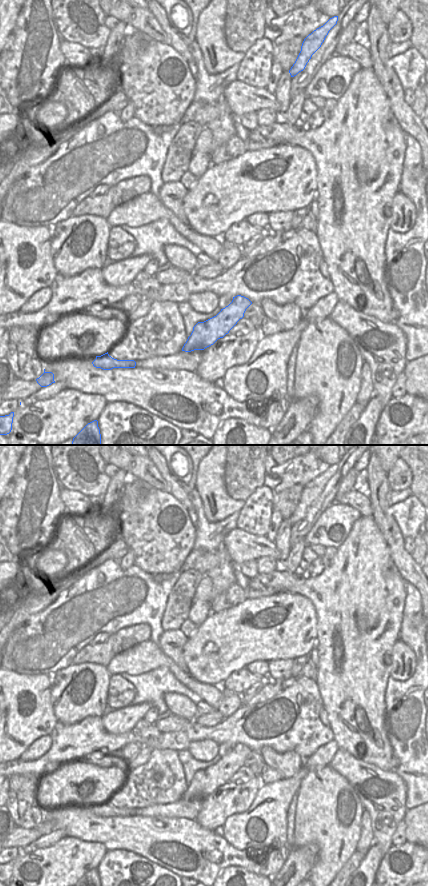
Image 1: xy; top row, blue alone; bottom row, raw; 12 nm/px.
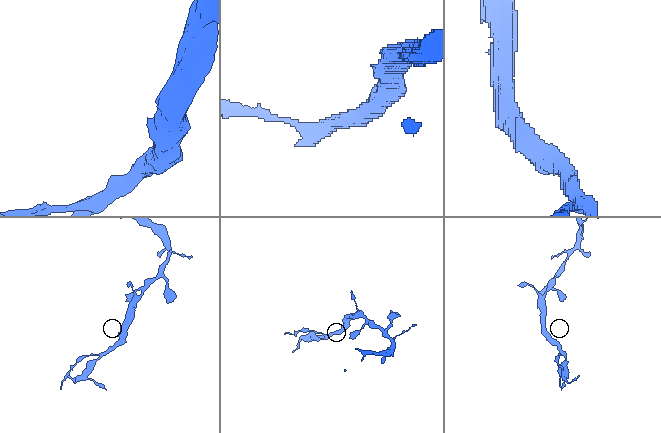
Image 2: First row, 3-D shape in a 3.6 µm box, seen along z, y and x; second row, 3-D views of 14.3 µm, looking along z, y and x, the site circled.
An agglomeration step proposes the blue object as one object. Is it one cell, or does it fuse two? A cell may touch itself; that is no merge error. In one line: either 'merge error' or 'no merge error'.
merge error

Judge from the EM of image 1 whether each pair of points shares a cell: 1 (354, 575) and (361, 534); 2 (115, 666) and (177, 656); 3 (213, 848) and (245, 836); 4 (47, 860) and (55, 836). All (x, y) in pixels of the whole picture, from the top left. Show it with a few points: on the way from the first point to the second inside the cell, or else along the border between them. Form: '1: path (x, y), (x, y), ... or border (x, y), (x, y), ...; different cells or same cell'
1: path (361, 565), (361, 544); same cell
2: border (157, 645), (186, 673); different cells
3: border (222, 836), (240, 850), (251, 849); different cells
4: border (66, 836), (49, 846), (35, 849), (30, 853); different cells

